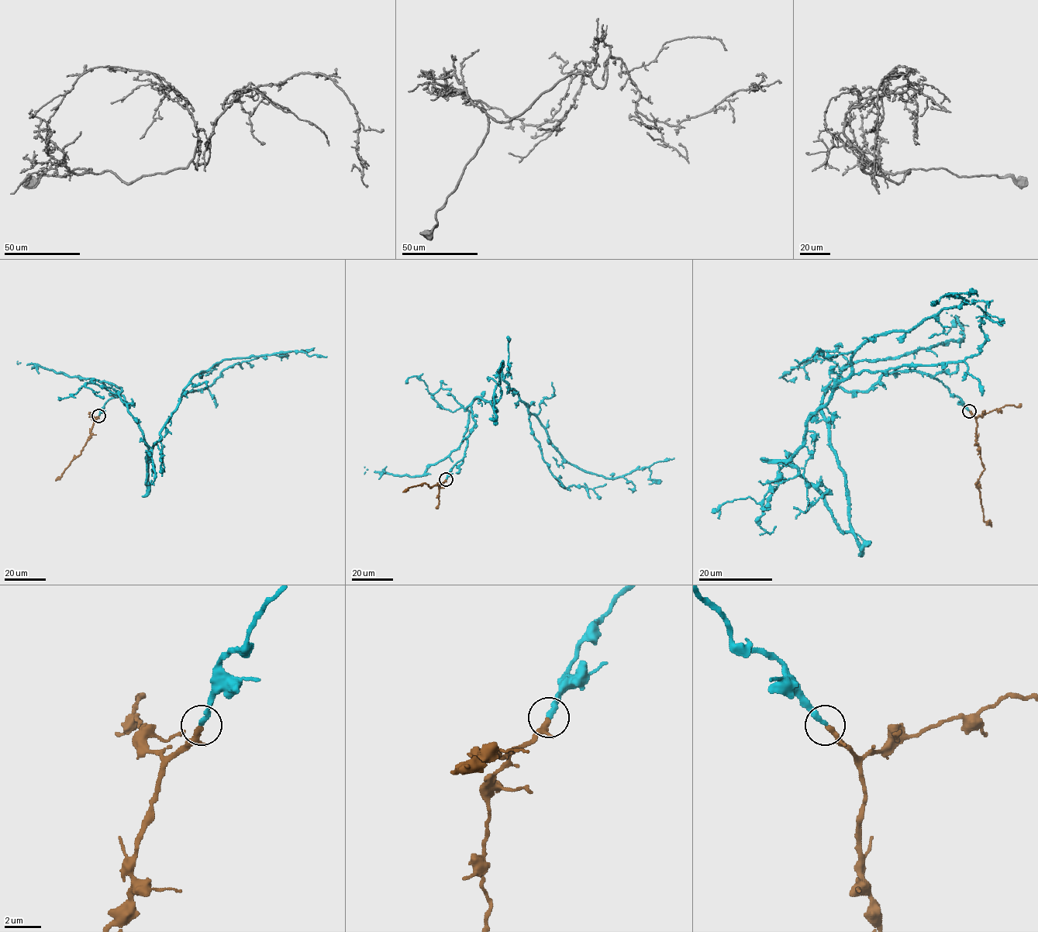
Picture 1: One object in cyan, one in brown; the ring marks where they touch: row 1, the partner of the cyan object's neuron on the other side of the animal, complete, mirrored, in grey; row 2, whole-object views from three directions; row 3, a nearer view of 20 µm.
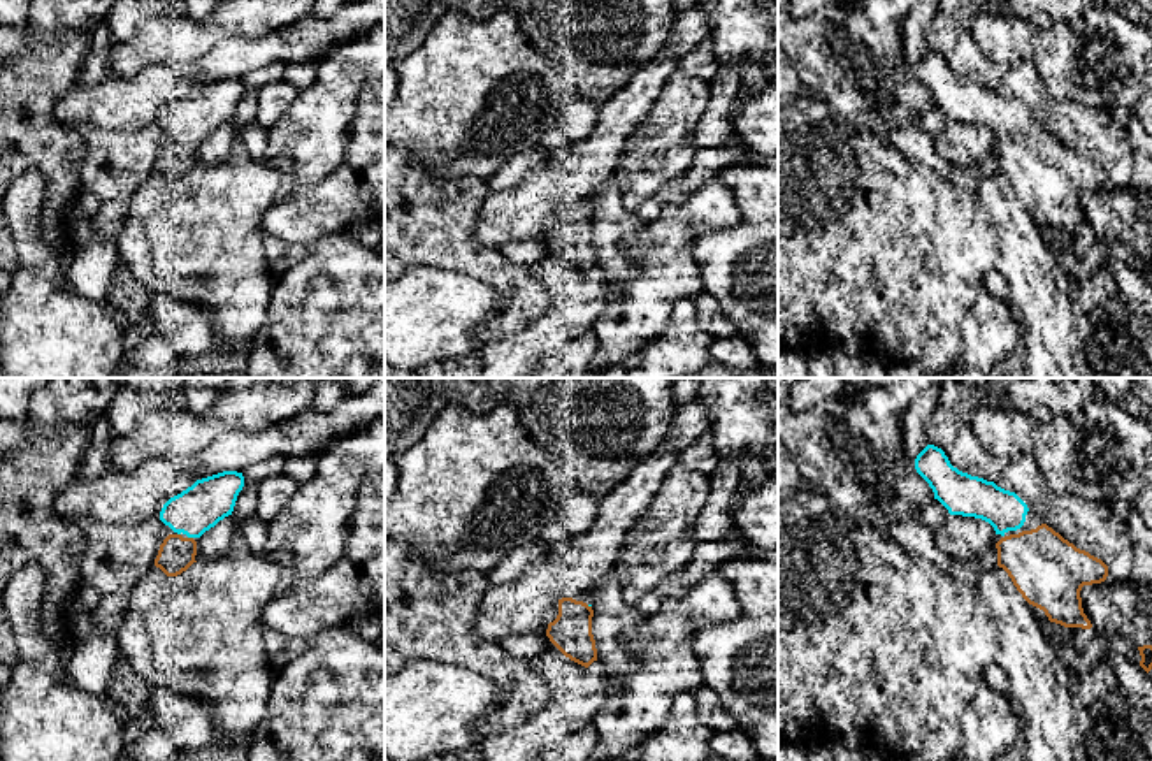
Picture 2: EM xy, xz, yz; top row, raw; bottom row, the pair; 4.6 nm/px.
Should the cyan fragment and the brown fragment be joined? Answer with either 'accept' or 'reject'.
accept

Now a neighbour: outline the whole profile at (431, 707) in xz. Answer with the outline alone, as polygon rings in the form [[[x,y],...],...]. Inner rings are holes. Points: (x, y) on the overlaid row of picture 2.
[[[413,661],[385,677],[385,754],[397,761],[423,761],[476,745],[476,724],[499,707],[500,696],[500,689],[481,673],[439,661]]]

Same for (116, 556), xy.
[[[63,517],[76,522],[88,543],[81,562],[84,585],[98,591],[100,603],[91,612],[91,634],[114,636],[126,615],[133,583],[158,555],[162,522],[107,524]]]

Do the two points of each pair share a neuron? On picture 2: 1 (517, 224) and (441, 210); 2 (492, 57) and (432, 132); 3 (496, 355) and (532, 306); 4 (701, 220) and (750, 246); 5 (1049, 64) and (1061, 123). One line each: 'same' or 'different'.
1: different
2: same
3: different
4: different
5: different

